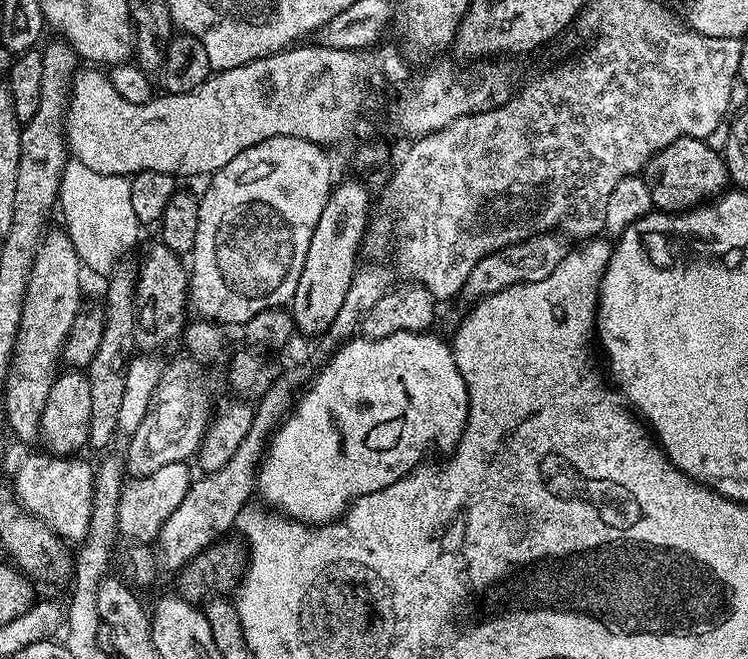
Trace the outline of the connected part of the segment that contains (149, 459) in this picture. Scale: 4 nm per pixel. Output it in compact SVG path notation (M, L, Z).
M192 360L169 363L161 374L142 423L127 441L126 460L131 467L133 464L136 468L149 468L152 471L149 473L156 474L159 473L156 472L159 468L180 464L199 453L200 441L210 416L204 413L204 388L200 385L200 368L195 364L197 361Z

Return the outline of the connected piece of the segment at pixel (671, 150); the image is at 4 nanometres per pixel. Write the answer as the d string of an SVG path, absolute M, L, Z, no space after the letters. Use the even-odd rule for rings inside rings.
M683 136L675 139L674 142L648 160L642 175L650 190L653 205L659 211L684 212L689 208L698 208L701 204L709 203L727 189L730 182L728 167L725 166L723 155L717 149L715 151L709 144L711 143L705 139Z

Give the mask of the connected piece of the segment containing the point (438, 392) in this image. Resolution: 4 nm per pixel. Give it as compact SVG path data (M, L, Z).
M428 330L399 332L377 340L370 340L367 336L360 334L353 339L344 341L335 352L325 359L328 361L325 362L324 369L313 378L312 385L310 385L310 380L307 387L303 389L302 395L295 401L292 411L284 417L283 424L276 429L274 435L269 439L264 459L258 465L256 487L258 496L260 494L261 498L268 503L265 505L275 506L283 515L298 520L302 524L313 526L331 524L332 521L339 520L348 511L348 506L353 500L370 494L374 490L382 490L386 486L398 482L407 472L411 472L417 464L427 457L424 455L427 454L428 447L431 444L437 444L444 451L444 454L451 453L455 449L468 421L468 384L458 370L449 341L447 339L439 340L438 337L431 336L432 334Z

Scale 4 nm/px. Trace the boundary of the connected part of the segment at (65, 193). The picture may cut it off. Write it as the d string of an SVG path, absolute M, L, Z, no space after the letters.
M75 158L69 159L65 164L60 183L58 212L64 215L63 227L68 233L81 265L119 265L123 261L120 259L135 246L142 225L131 206L131 185L132 181L129 177L90 170L90 166Z

